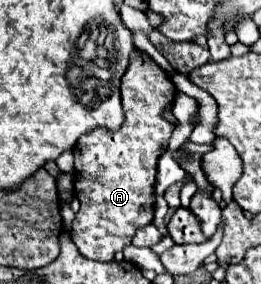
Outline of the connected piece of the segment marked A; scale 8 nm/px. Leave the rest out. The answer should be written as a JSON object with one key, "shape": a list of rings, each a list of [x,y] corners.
{"shape":[[[135,49],[121,79],[121,101],[123,109],[127,109],[127,123],[117,133],[95,129],[83,135],[73,147],[75,197],[81,209],[73,219],[71,239],[87,259],[113,261],[113,253],[131,243],[135,229],[151,223],[159,151],[167,145],[173,131],[173,125],[161,113],[173,97],[175,91],[169,75],[147,53]]]}

